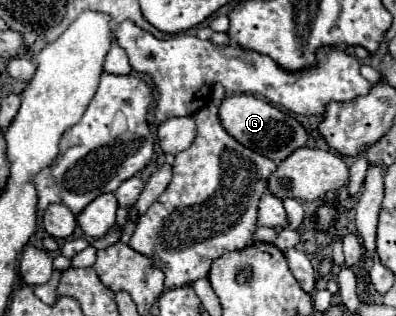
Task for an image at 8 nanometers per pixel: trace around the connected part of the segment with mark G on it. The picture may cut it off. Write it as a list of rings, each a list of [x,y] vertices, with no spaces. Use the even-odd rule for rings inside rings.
[[[228,95],[220,105],[220,121],[236,141],[276,163],[284,161],[292,151],[308,143],[308,133],[298,119],[254,95]]]

